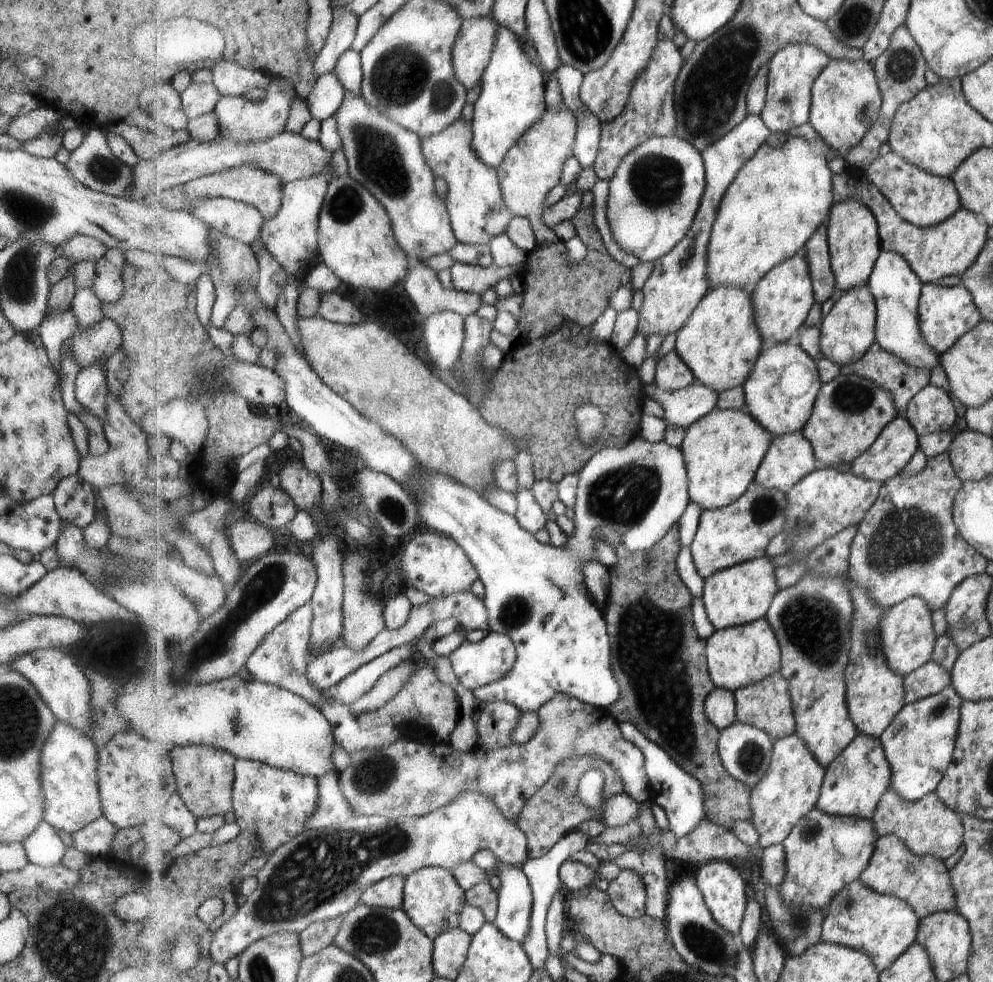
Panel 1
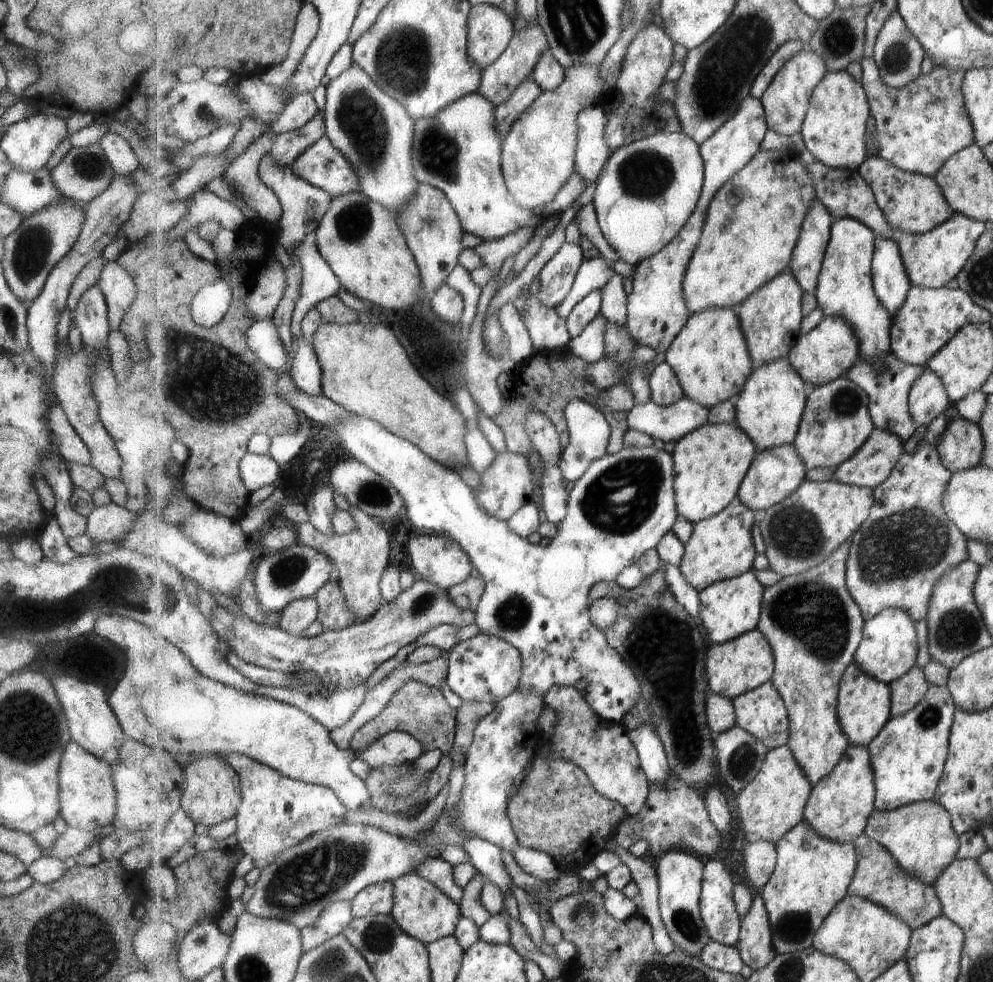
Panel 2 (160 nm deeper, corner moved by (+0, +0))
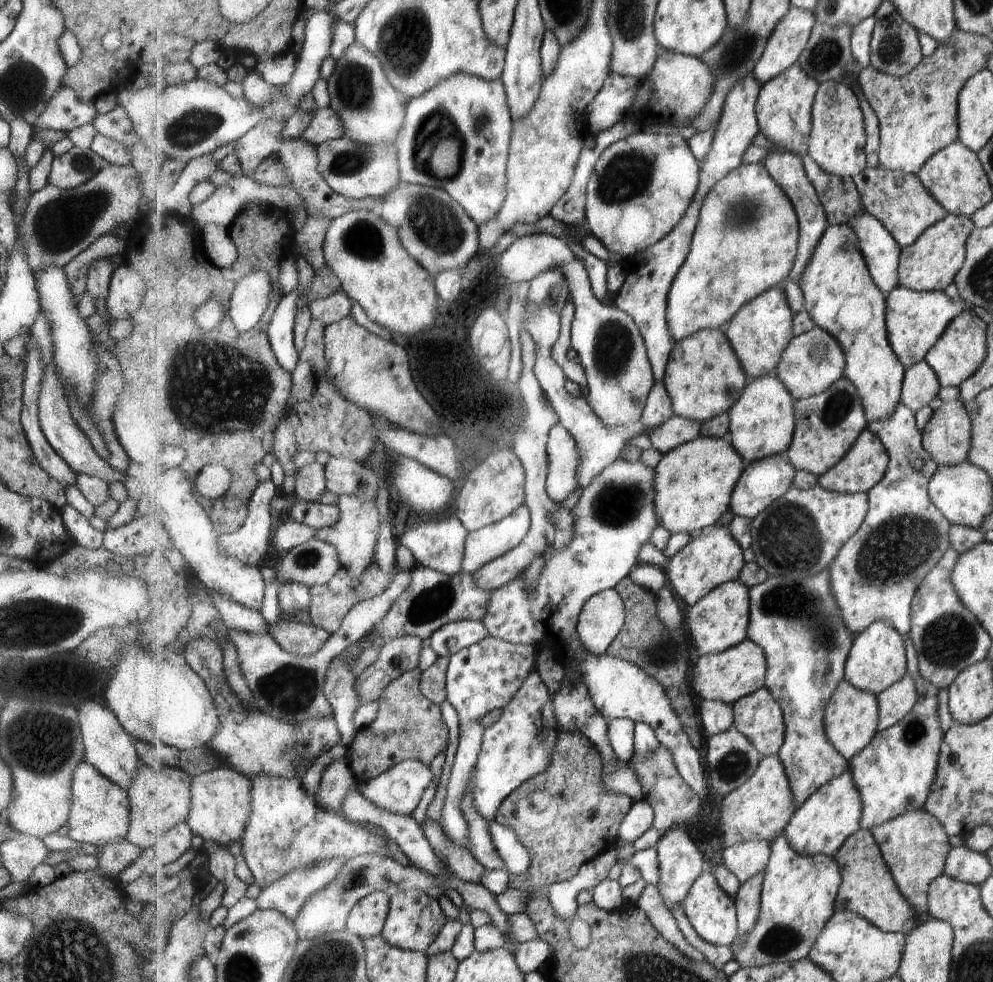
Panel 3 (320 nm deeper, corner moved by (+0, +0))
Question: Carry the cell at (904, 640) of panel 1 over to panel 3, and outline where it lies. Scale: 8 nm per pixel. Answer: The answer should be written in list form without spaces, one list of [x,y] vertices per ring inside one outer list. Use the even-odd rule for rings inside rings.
[[[889,621],[874,622],[855,636],[852,649],[847,657],[844,679],[855,688],[880,695],[907,675],[904,640],[905,636]]]

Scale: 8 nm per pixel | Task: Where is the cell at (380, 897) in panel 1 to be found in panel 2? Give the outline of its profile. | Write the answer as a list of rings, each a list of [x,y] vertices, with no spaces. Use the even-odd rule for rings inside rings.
[[[380,882],[368,886],[352,900],[352,913],[355,919],[374,915],[391,915],[395,906],[394,883]]]

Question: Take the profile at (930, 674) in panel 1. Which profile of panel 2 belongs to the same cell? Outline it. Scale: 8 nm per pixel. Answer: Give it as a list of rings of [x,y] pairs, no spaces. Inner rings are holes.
[[[914,667],[898,681],[892,682],[891,719],[912,711],[926,696],[931,685],[924,669]]]

